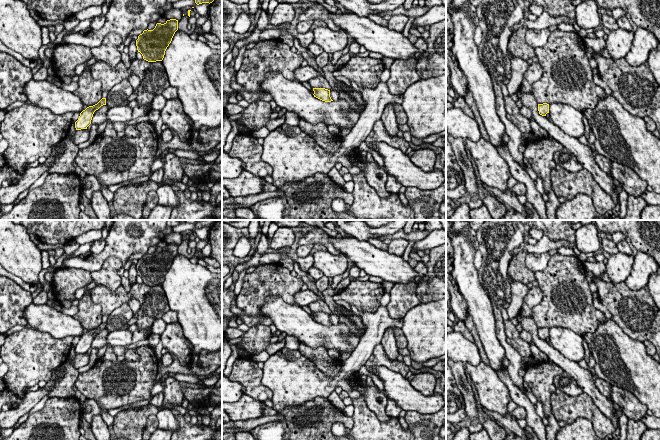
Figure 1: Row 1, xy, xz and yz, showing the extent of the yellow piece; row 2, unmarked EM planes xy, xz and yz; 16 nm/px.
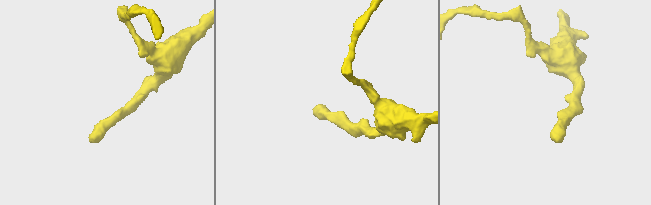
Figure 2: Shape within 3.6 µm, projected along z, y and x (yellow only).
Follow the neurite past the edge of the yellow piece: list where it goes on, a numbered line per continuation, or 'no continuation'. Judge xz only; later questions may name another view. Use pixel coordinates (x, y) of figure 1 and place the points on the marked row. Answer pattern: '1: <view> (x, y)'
no continuation

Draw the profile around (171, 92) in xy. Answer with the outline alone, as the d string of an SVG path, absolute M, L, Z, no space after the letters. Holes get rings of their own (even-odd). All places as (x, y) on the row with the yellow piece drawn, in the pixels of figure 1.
M169 86L162 92L162 95L166 98L166 100L175 99L178 97L177 88Z

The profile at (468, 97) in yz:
M470 91L467 92L467 94L464 96L465 101L468 103L469 107L472 109L473 114L474 114L474 119L476 120L476 122L479 125L479 130L481 132L481 137L484 138L486 141L490 141L489 140L489 136L488 133L484 127L482 118L480 116L480 113L478 111L477 105L476 105L476 101L473 98L473 95Z

